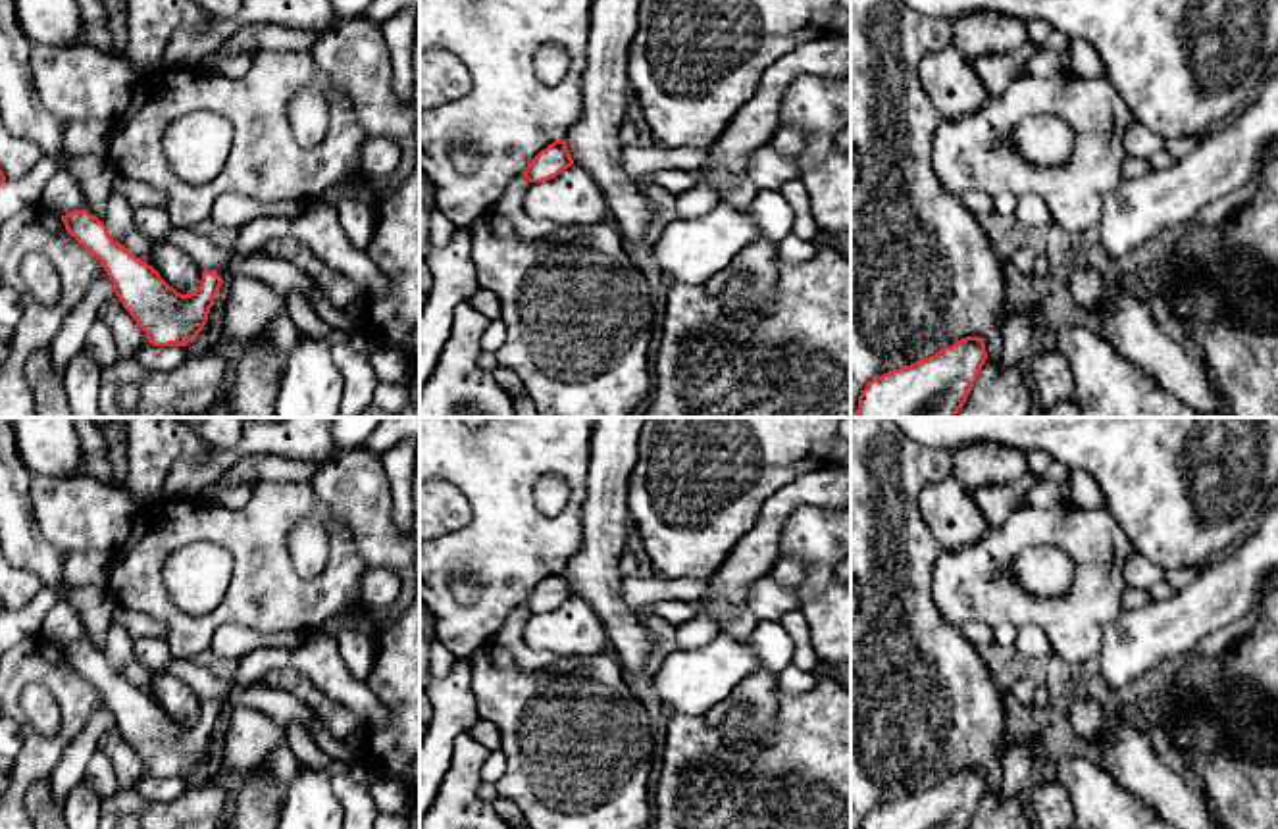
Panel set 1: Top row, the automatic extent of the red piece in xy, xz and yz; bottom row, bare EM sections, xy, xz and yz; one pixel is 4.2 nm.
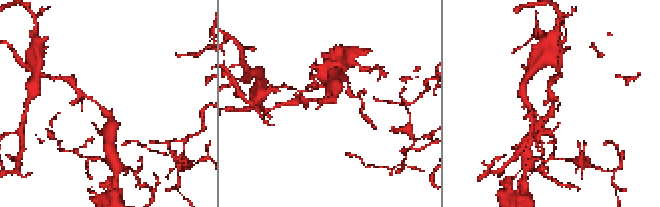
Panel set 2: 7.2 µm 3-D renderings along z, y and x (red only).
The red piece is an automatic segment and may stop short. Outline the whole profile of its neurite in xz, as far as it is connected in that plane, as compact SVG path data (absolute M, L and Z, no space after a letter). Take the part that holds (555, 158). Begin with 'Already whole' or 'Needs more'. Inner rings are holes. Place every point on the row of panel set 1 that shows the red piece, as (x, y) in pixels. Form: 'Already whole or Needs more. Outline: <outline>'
Already whole. Outline: M554 140L541 150L525 167L524 177L529 183L543 183L574 165L566 140Z

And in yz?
Already whole. Outline: M966 337L926 360L887 371L866 385L856 417L957 417L985 360L984 340Z

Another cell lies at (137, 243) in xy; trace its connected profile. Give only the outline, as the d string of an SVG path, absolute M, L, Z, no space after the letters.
M133 227L121 240L123 248L127 248L133 256L141 258L142 262L146 262L148 265L156 269L150 258L152 244L154 244L154 237L144 235L137 227Z

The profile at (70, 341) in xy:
M104 273L90 283L85 298L64 319L48 350L54 373L64 379L67 364L85 348L89 329L96 321L98 310L115 296L114 283Z

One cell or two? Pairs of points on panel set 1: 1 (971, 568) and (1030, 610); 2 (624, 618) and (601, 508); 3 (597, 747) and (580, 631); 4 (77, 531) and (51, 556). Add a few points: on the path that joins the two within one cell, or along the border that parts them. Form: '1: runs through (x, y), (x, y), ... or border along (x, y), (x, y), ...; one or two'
1: runs through (984, 583), (1001, 601), (1015, 606); one
2: runs through (603, 591), (601, 535); one
3: border along (609, 649), (597, 654), (559, 656); two
4: border along (31, 510), (41, 533), (66, 552); two

